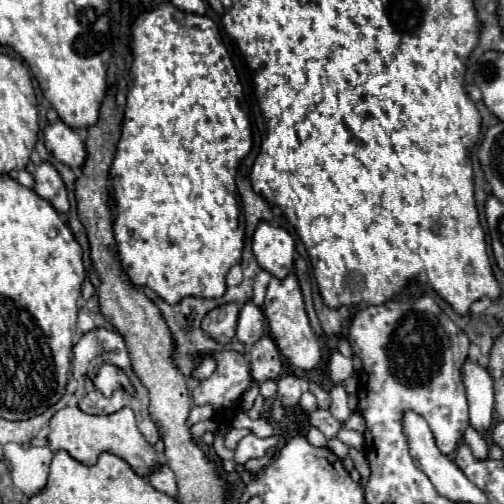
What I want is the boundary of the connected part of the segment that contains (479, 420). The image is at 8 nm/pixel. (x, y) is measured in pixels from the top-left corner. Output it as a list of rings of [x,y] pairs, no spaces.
[[[464,362],[462,380],[470,406],[470,426],[484,432],[492,424],[492,406],[494,406],[492,378],[488,370],[478,362]]]

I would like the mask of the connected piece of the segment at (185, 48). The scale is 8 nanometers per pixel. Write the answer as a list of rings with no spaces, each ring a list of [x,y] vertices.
[[[162,2],[158,8],[148,10],[140,14],[132,28],[133,62],[130,68],[132,88],[126,96],[126,108],[124,108],[124,124],[122,124],[122,136],[116,146],[114,162],[110,168],[112,178],[112,196],[116,202],[116,218],[114,218],[114,238],[118,244],[118,254],[122,262],[122,270],[130,278],[134,286],[146,286],[152,288],[160,298],[164,298],[168,304],[176,304],[186,296],[200,296],[200,298],[218,298],[226,290],[226,274],[234,264],[240,264],[242,258],[242,246],[244,246],[245,229],[240,220],[238,210],[238,192],[234,186],[236,170],[240,160],[250,152],[252,148],[252,132],[248,122],[247,107],[243,96],[242,84],[238,74],[232,66],[232,60],[228,58],[228,50],[222,44],[218,26],[208,16],[198,14],[186,14],[172,6],[170,2]]]

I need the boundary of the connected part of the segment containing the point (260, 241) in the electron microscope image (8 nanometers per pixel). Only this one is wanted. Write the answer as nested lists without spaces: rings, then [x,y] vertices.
[[[260,222],[252,238],[252,252],[266,272],[286,278],[294,264],[294,238],[280,226]]]

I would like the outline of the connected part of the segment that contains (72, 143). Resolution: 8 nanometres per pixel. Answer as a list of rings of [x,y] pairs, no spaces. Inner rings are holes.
[[[60,118],[46,124],[44,144],[56,160],[68,164],[70,168],[80,168],[84,164],[86,150],[80,134],[74,128],[66,126]]]

